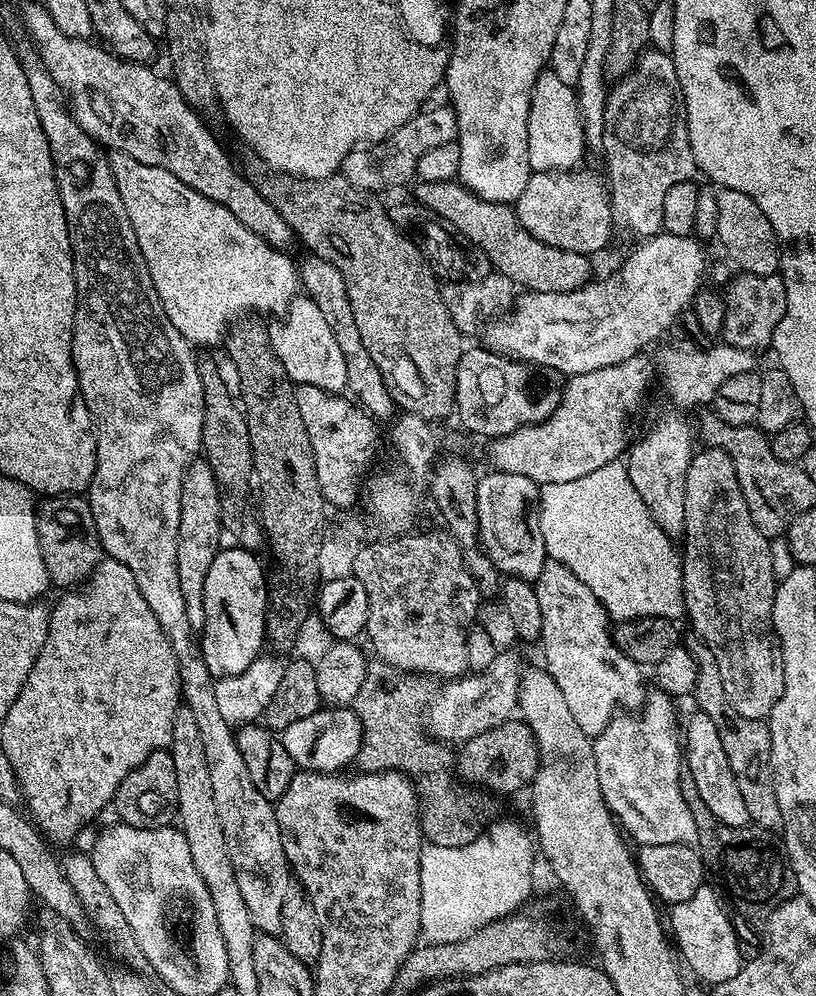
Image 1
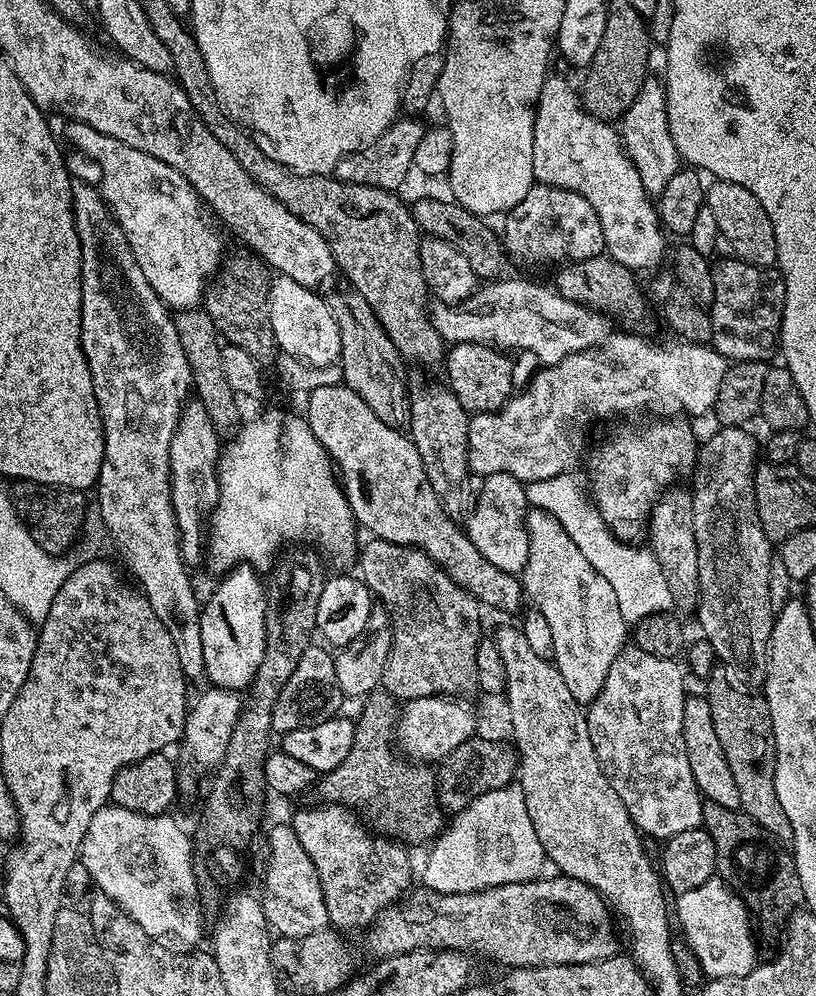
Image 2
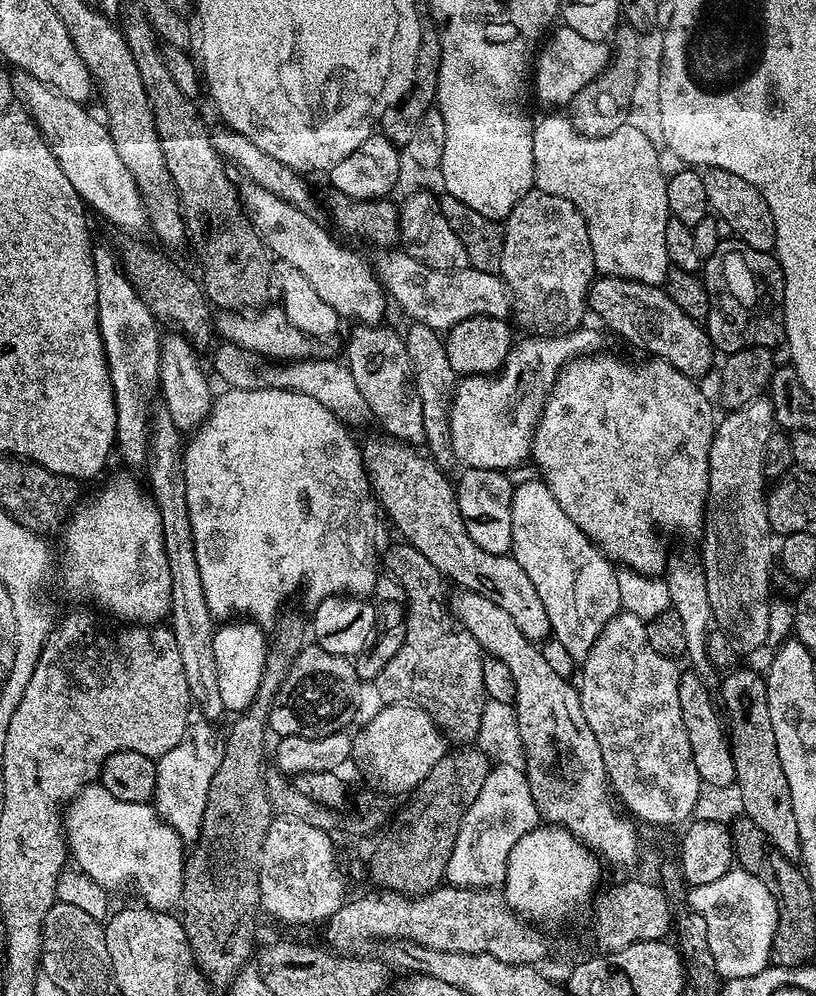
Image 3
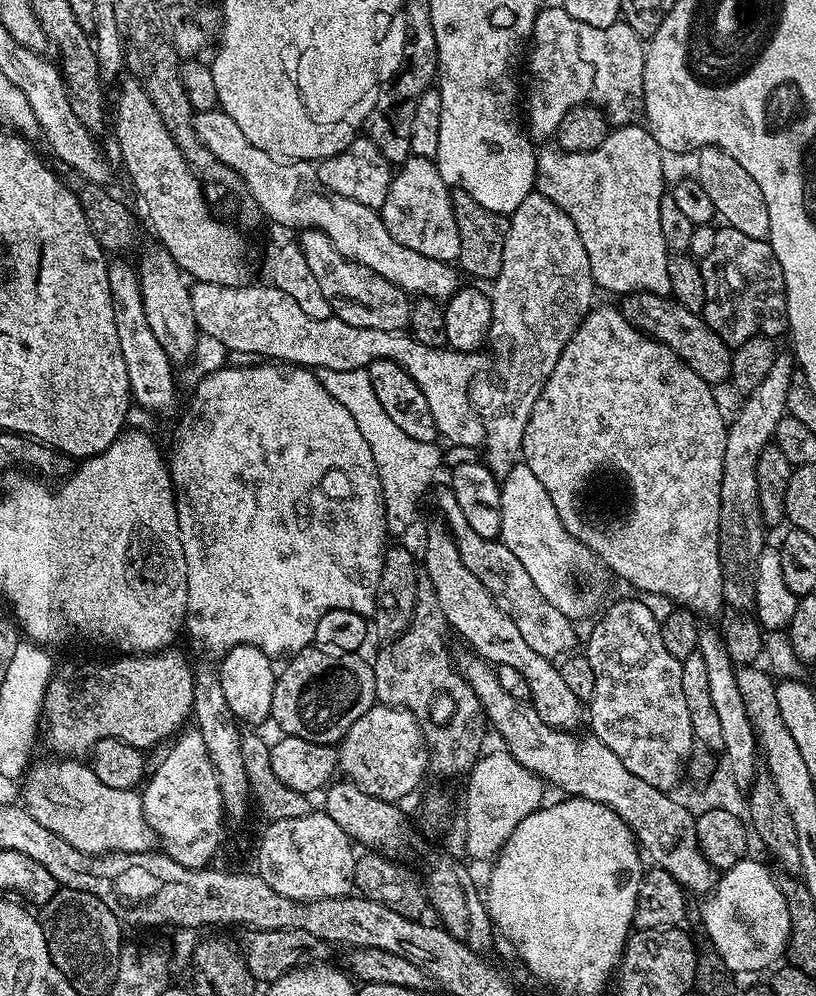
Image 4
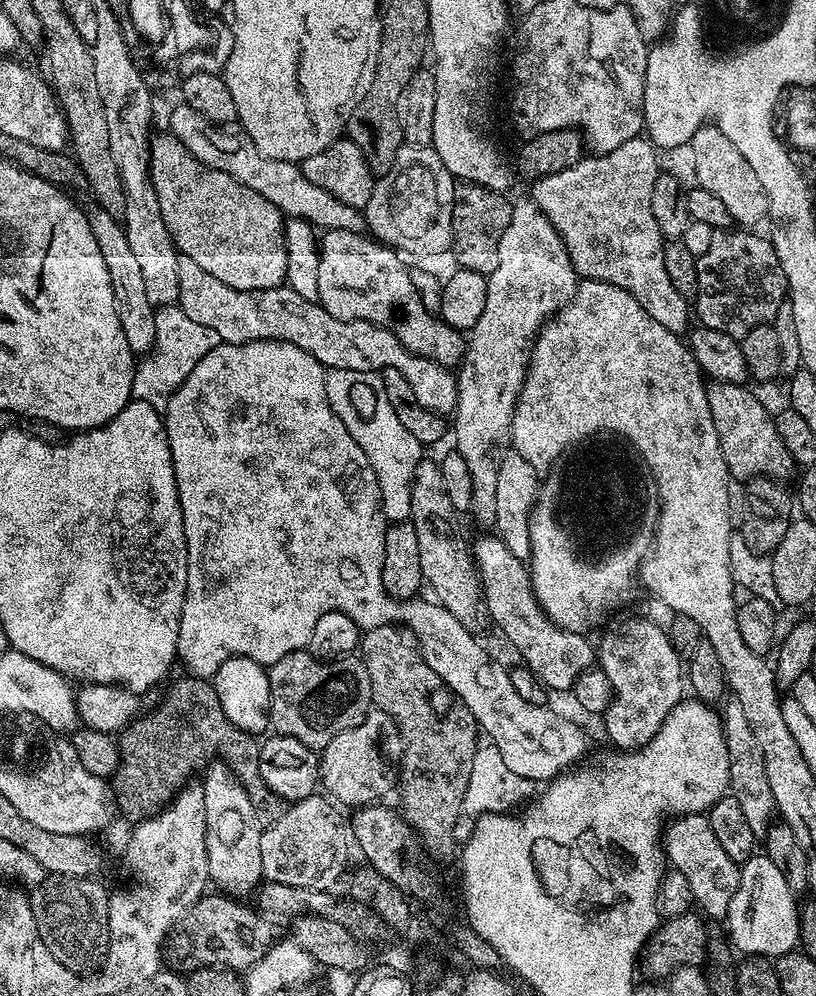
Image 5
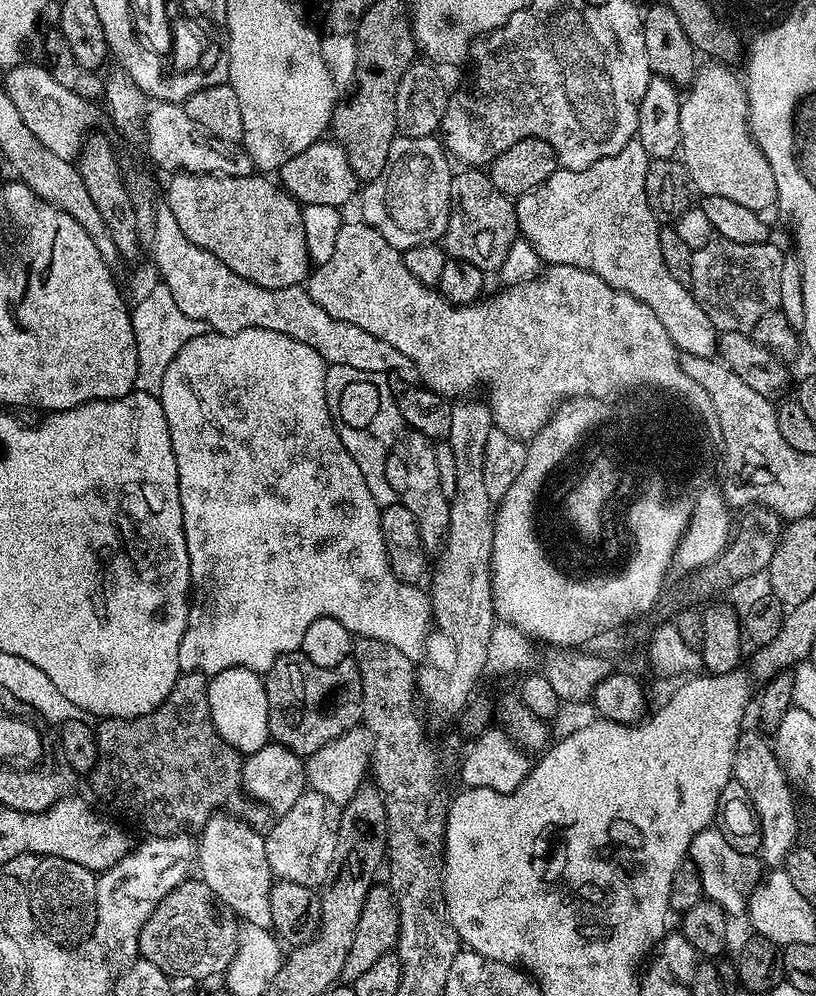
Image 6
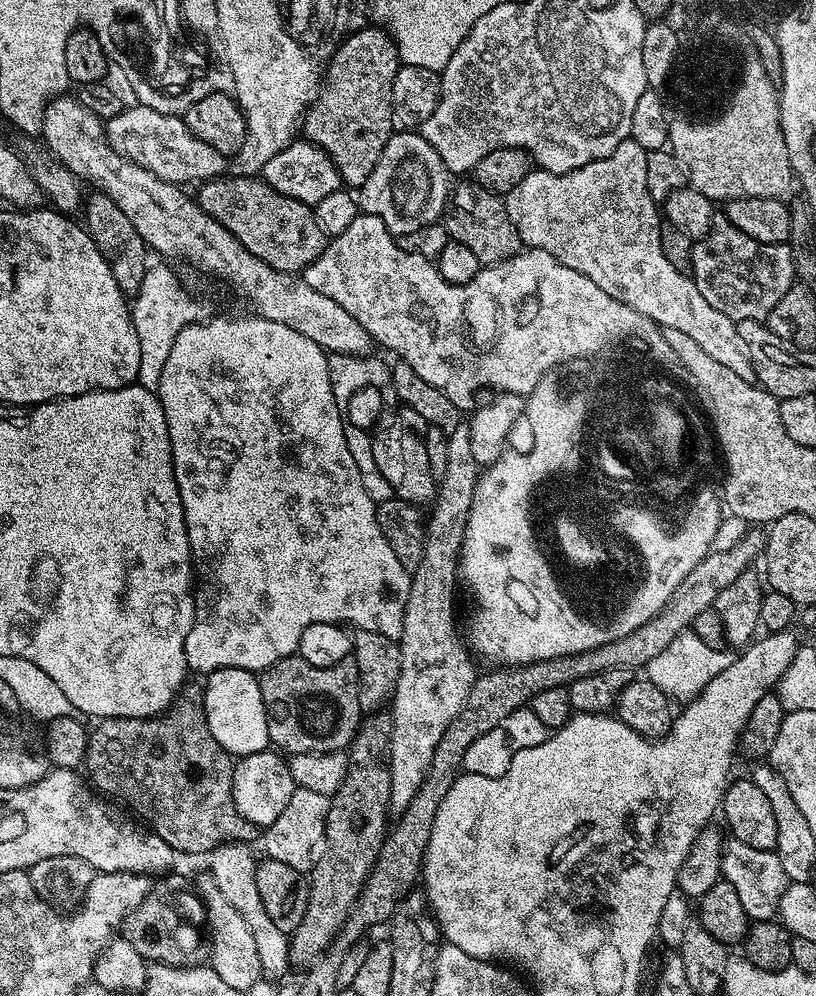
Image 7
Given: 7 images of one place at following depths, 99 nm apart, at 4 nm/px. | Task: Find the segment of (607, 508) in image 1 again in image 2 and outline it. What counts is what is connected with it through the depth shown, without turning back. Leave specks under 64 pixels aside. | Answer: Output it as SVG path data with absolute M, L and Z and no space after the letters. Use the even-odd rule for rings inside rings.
M572 472L564 473L525 485L529 505L555 517L596 572L613 586L618 608L627 623L635 624L650 614L671 611L674 602L670 586L656 556L647 547L617 539L590 499L589 491L575 476Z

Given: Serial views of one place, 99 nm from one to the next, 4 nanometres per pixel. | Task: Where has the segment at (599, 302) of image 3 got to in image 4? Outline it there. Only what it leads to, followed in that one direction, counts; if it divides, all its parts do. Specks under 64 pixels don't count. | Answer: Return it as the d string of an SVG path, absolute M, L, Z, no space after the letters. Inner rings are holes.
M630 292L619 301L620 313L640 332L647 332L658 342L670 346L698 378L702 378L707 384L719 386L727 381L732 374L733 349L722 340L707 325L703 315L698 312L686 310L686 306L677 304L675 300L667 296L658 296L653 292Z

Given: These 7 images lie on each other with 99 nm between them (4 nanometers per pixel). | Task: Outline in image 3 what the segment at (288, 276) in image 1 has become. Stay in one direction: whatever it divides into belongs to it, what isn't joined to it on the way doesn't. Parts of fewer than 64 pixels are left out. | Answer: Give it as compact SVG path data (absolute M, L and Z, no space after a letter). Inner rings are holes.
M16 70L11 73L12 89L20 97L20 103L28 109L38 130L50 146L54 158L58 158L58 166L62 166L62 174L70 178L70 186L80 195L89 209L98 212L118 228L125 228L125 233L136 234L146 224L144 197L140 195L134 180L134 174L126 168L118 150L114 150L114 142L108 133L107 123L103 119L91 116L84 104L74 102L58 90L38 82L30 74Z

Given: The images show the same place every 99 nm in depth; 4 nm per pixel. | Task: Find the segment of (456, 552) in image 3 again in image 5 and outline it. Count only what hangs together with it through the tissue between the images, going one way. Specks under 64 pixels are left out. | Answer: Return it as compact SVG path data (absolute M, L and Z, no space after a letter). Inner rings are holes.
M489 534L481 540L473 539L470 547L476 561L476 571L482 585L482 604L487 615L488 612L492 615L493 622L504 631L513 650L524 659L521 660L523 667L529 668L553 693L567 693L576 685L580 675L597 663L598 652L594 644L588 641L585 633L560 628L545 614L536 601L525 561L510 554L503 540Z

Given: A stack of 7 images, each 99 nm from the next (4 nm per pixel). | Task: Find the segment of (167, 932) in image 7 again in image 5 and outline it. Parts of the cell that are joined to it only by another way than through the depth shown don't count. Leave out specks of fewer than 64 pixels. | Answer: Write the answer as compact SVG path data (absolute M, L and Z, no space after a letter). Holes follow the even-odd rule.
M205 894L191 912L177 923L166 941L166 960L173 969L191 974L198 968L253 968L278 939L272 929L273 921L255 907L239 904L228 894ZM272 923L272 924L271 924ZM181 968L181 969L180 969ZM241 968L241 969L240 969Z

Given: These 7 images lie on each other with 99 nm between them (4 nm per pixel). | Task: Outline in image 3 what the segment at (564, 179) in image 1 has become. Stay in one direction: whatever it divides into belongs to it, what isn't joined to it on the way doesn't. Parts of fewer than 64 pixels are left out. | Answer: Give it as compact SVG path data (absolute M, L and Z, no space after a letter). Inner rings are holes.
M533 190L517 202L514 210L503 221L502 227L504 245L499 275L508 286L517 322L528 331L525 333L535 334L540 338L576 331L585 323L584 315L589 315L588 291L598 275L586 218L582 218L574 202L566 202L566 198Z

